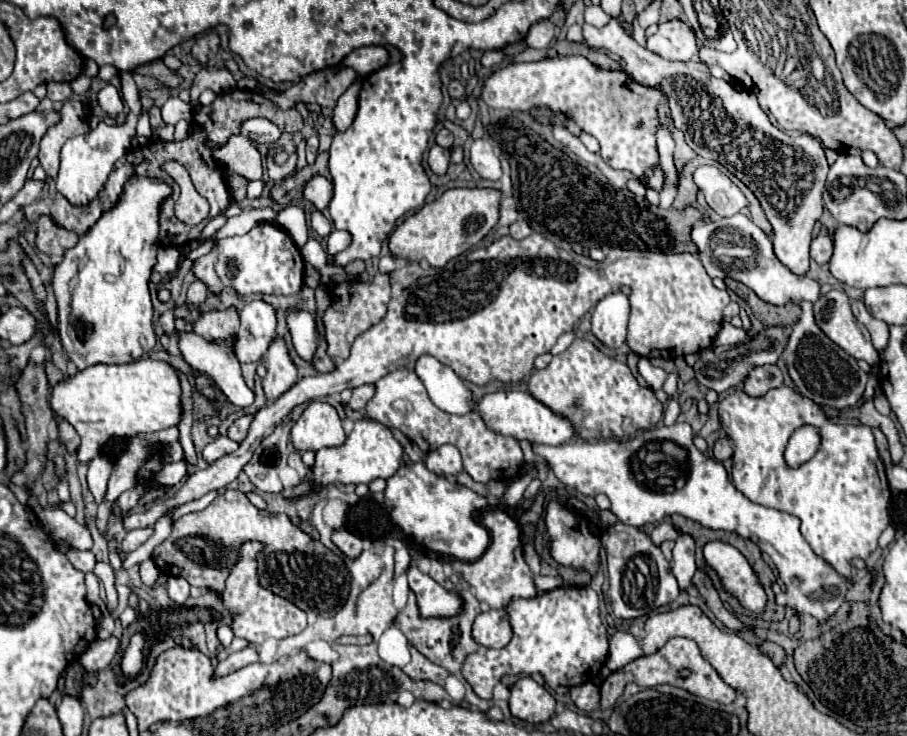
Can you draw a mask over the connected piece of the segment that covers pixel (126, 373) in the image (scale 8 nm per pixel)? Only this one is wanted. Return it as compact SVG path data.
M152 358L134 360L130 364L94 364L82 372L76 372L74 376L64 376L50 392L50 408L56 416L68 420L76 428L82 438L82 444L78 448L78 462L88 464L94 456L98 456L102 444L110 436L130 438L142 432L158 432L168 426L178 426L182 414L180 380L168 362Z

